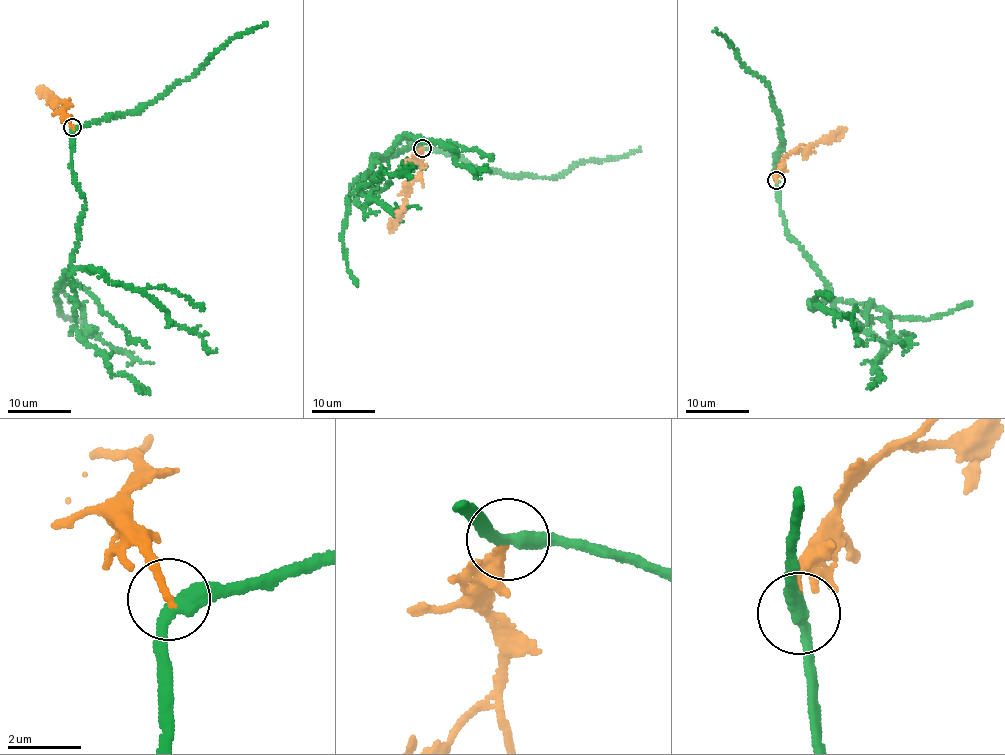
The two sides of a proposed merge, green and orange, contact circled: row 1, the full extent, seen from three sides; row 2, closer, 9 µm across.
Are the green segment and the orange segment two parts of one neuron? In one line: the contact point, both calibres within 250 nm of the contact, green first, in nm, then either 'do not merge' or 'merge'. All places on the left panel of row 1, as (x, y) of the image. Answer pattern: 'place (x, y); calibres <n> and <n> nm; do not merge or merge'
place (72, 127); calibres 360 and 200 nm; do not merge

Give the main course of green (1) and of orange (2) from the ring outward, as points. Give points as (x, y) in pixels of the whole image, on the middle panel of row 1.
1: (422, 148), (408, 139), (411, 144), (376, 154), (359, 188), (383, 172), (408, 171), (412, 164), (406, 158)
2: (422, 148), (421, 169), (391, 231)

